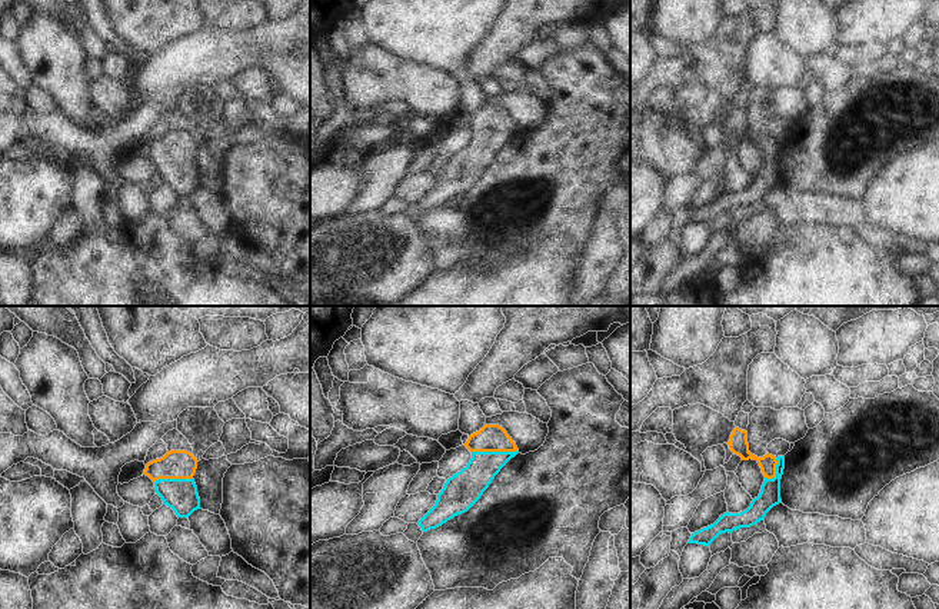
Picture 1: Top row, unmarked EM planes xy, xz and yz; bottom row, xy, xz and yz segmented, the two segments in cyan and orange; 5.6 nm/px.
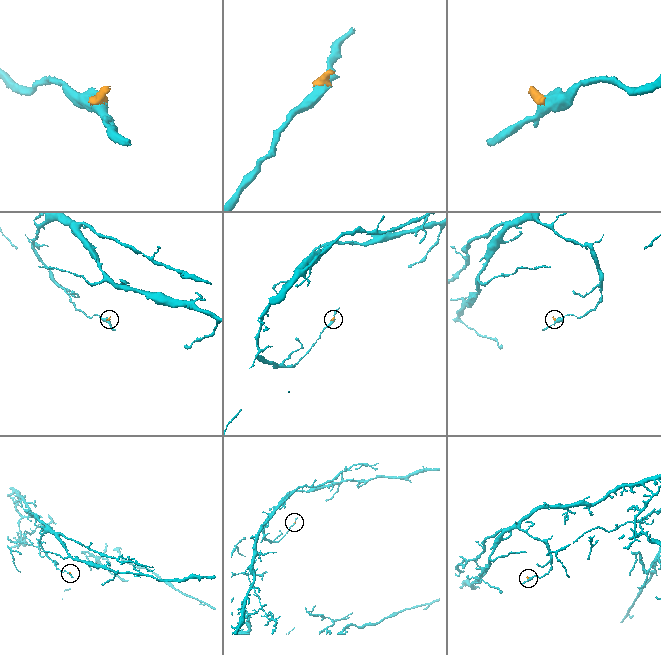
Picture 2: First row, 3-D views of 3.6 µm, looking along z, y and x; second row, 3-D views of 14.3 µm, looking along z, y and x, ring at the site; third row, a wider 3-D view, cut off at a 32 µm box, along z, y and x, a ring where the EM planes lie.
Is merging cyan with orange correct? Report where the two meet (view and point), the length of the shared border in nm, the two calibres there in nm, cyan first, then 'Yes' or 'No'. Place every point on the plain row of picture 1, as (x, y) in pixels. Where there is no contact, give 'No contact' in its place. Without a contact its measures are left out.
Touches cyan at xz (495, 132). Shared border 260 nm. Thickness 190 nm (cyan) against 160 nm. Yes

